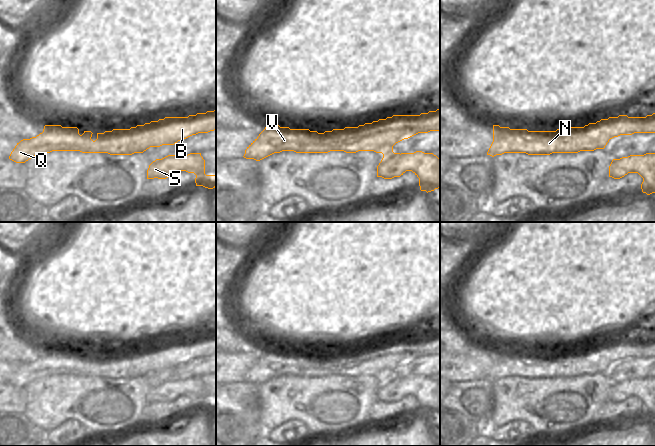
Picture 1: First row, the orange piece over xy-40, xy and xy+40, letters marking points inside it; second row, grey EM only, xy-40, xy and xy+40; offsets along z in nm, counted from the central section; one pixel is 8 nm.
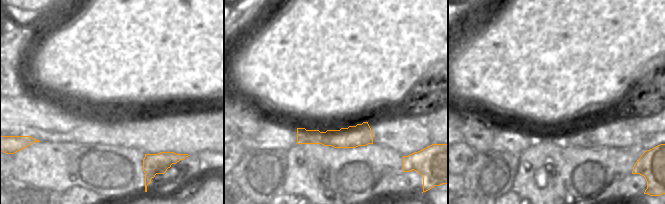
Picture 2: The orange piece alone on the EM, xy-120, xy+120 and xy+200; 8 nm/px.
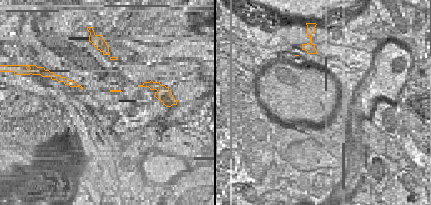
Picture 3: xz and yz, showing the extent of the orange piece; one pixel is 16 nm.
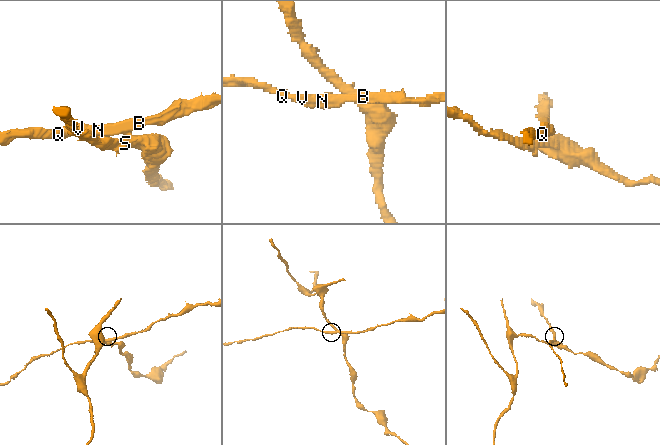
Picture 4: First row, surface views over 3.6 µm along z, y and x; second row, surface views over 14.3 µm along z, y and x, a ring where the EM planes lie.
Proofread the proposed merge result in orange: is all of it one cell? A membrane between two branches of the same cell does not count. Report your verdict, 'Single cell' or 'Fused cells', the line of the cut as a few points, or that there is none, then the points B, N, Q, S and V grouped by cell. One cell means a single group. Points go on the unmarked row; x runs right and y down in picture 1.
Fused cells. Split along xy (399, 377), (383, 379). Groups: B N Q V / S

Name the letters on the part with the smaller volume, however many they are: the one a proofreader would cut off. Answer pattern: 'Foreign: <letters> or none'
Foreign: B, N, Q, V

